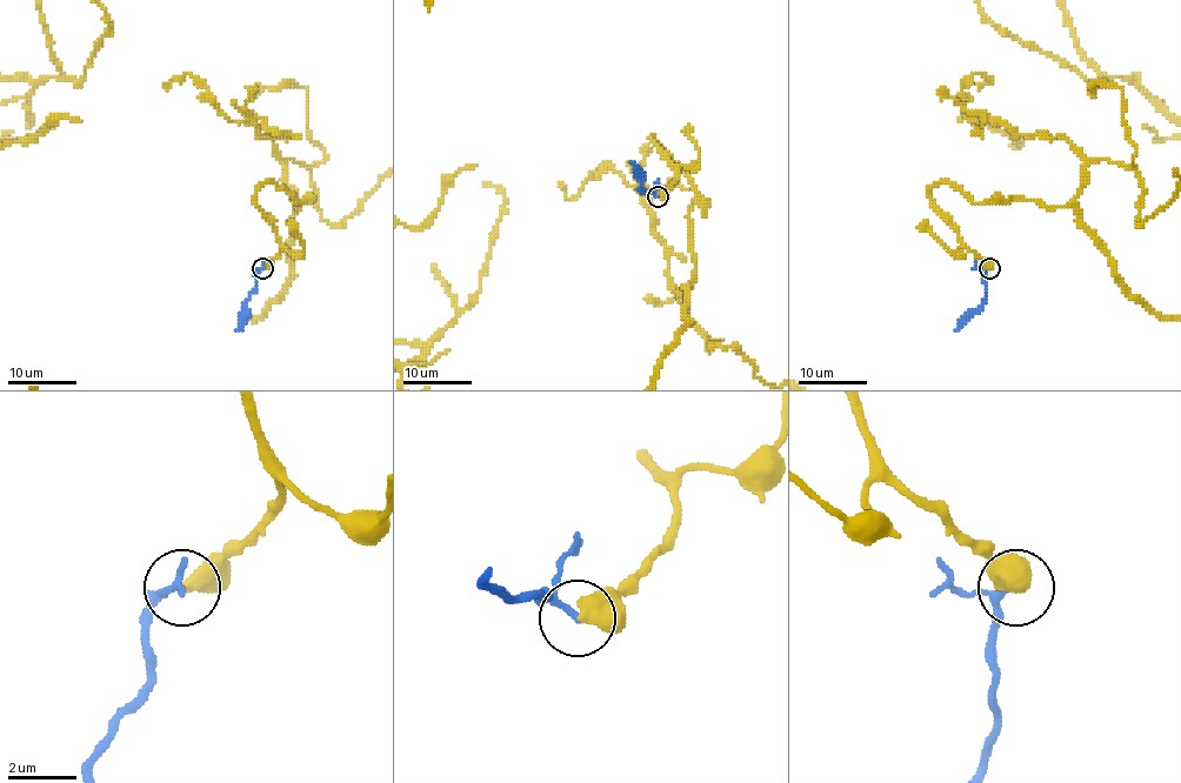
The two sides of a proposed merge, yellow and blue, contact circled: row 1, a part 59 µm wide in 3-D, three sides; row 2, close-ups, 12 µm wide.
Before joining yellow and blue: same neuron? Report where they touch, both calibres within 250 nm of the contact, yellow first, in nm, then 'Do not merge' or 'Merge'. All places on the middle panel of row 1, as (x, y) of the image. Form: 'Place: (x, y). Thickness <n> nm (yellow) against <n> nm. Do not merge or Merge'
Place: (658, 196). Thickness 550 nm (yellow) against 130 nm. Do not merge

